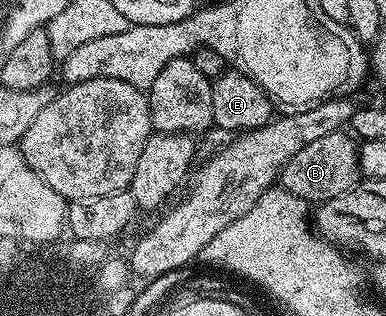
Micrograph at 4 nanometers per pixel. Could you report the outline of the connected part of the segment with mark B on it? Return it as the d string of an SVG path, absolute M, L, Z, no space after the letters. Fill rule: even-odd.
M337 132L322 136L321 139L314 140L312 144L302 148L285 164L278 182L294 198L309 204L323 204L344 194L353 193L358 186L356 181L361 181L361 178L357 139L351 133Z

